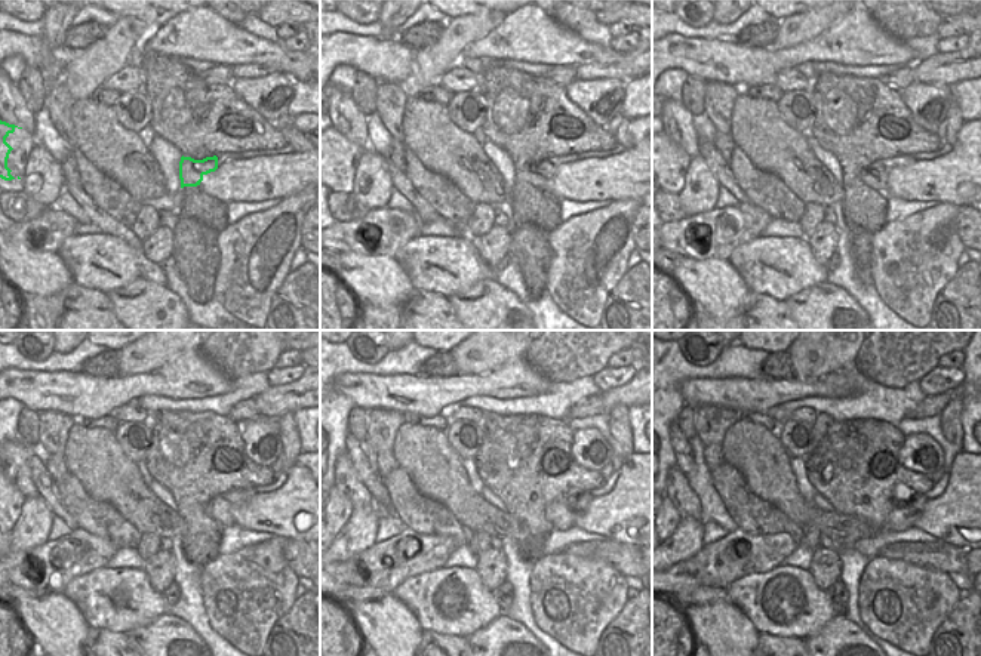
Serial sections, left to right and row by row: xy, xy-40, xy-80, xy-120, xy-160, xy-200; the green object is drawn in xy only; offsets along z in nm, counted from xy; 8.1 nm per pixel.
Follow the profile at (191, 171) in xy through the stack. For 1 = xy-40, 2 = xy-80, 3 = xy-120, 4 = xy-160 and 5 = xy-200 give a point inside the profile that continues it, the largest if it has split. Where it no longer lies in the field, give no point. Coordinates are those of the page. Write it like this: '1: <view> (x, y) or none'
1: xy-40 (540, 172)
2: xy-80 (875, 176)
3: xy-120 (217, 508)
4: xy-160 (562, 514)
5: xy-200 (903, 517)

